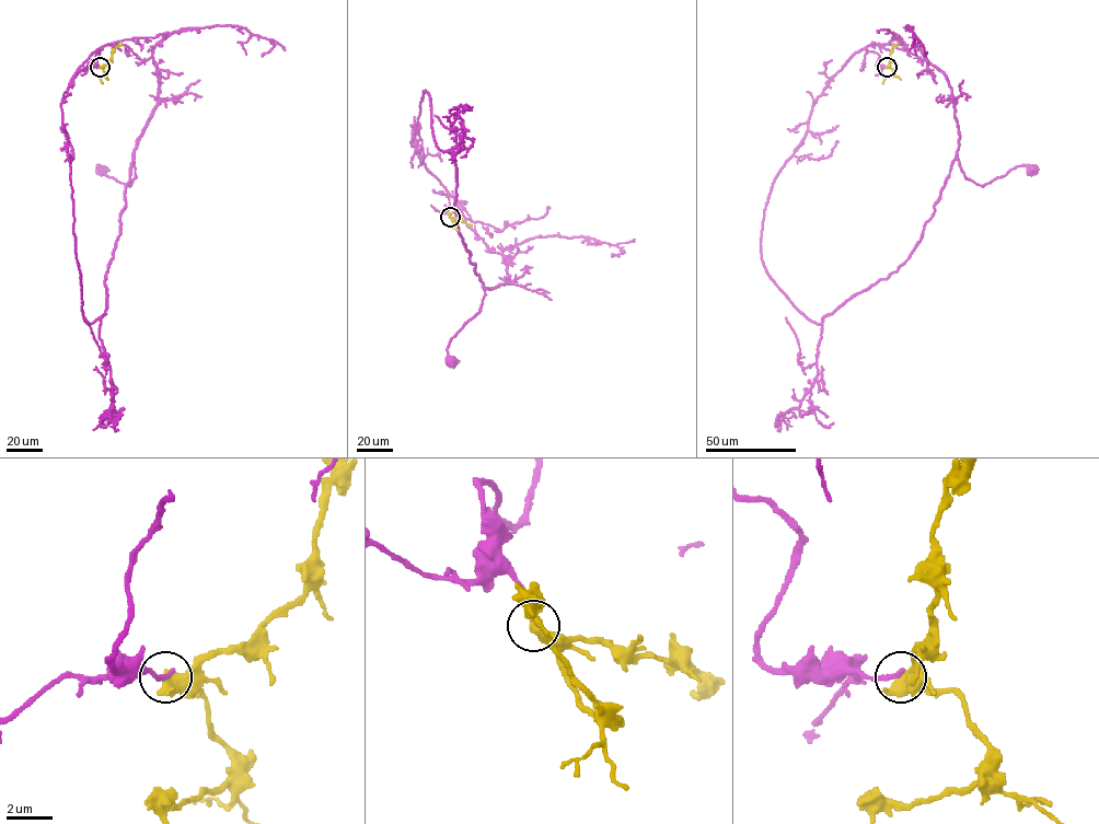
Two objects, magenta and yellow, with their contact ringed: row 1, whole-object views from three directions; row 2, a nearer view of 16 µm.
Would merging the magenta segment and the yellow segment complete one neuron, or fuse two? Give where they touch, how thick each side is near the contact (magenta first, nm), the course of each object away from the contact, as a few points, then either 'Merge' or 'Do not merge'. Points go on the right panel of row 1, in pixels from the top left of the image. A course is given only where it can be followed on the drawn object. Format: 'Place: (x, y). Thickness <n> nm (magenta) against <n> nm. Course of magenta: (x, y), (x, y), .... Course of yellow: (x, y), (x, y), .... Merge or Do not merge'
Place: (887, 67). Thickness 200 nm (magenta) against 650 nm. Course of magenta: (887, 67), (832, 77), (766, 204), (765, 270), (808, 318), (904, 262), (957, 158), (981, 185), (1031, 172). Course of yellow: (887, 67), (890, 51), (898, 43). Do not merge

